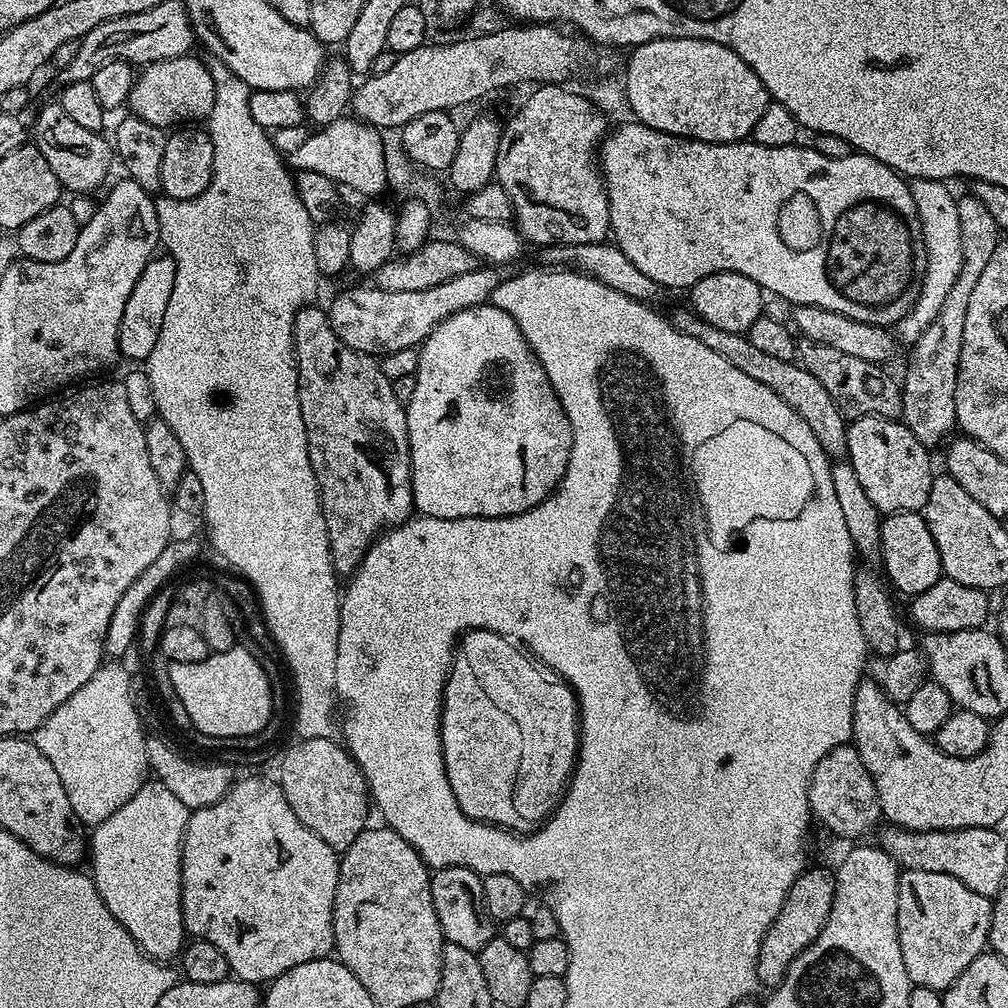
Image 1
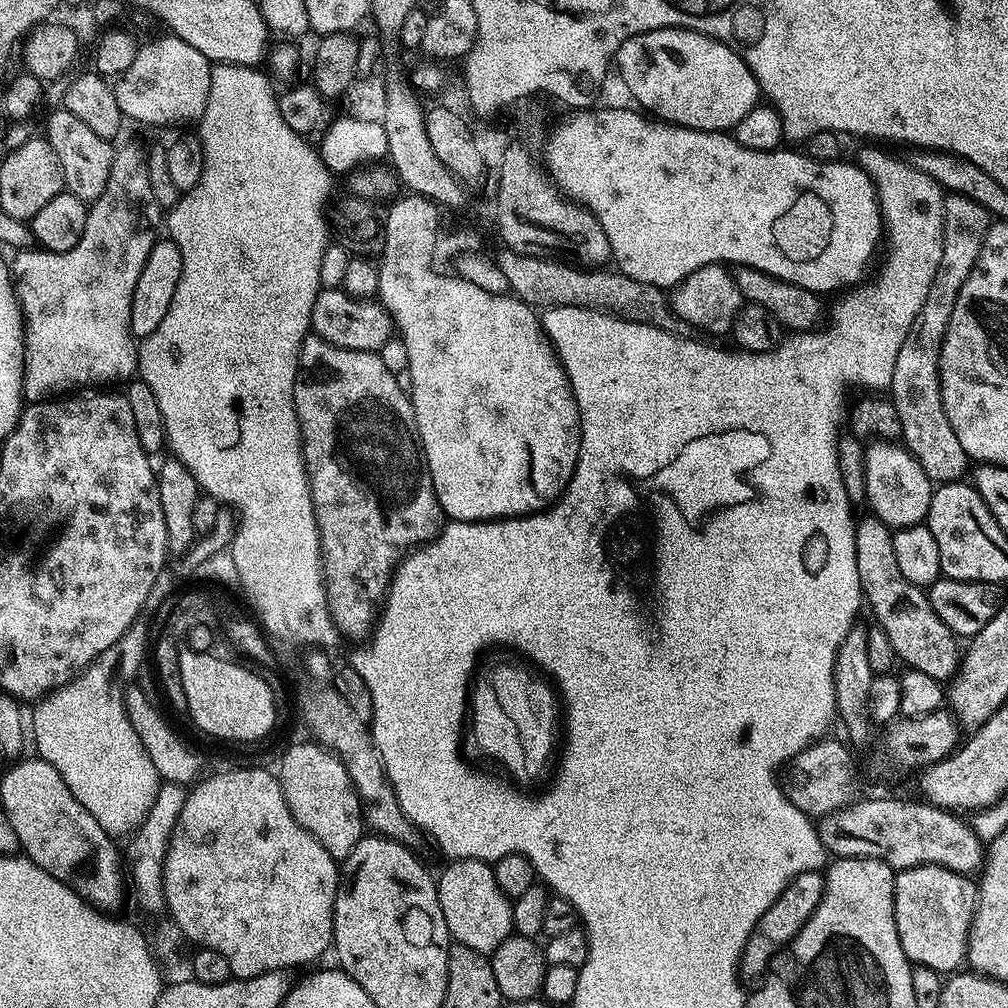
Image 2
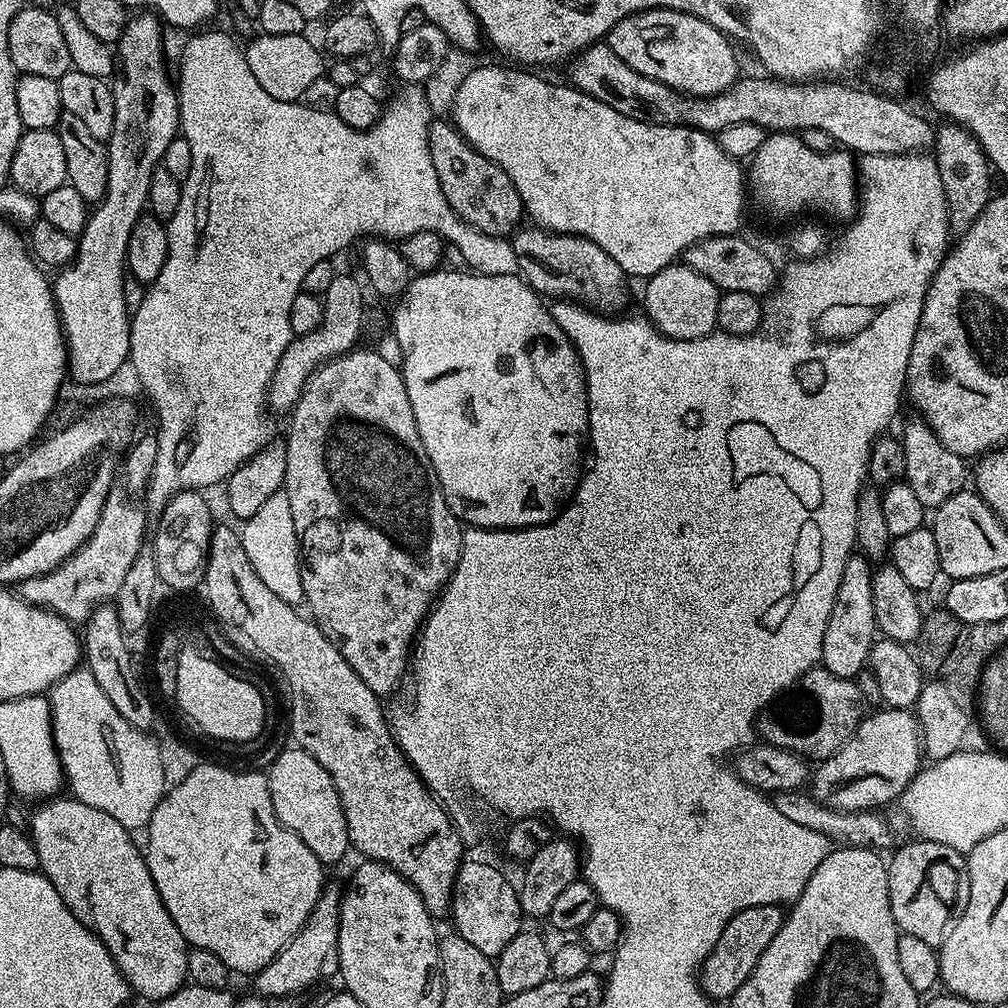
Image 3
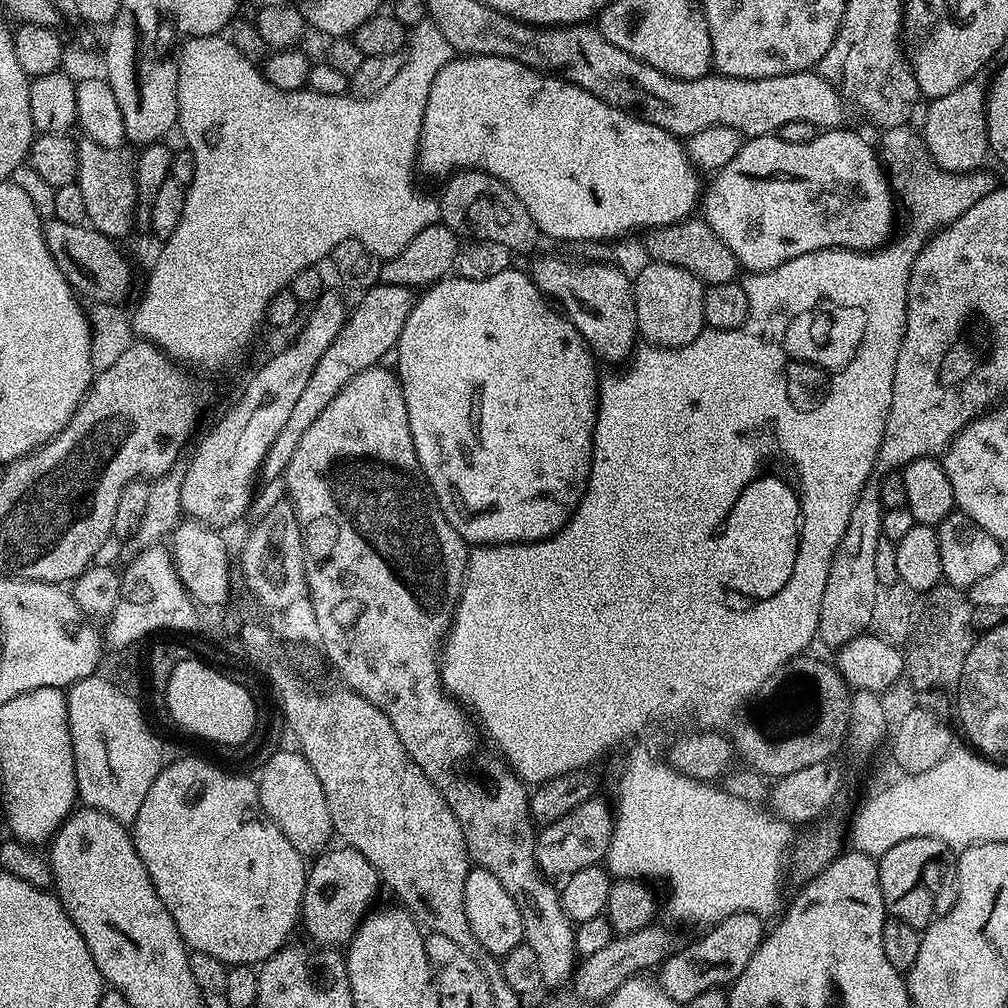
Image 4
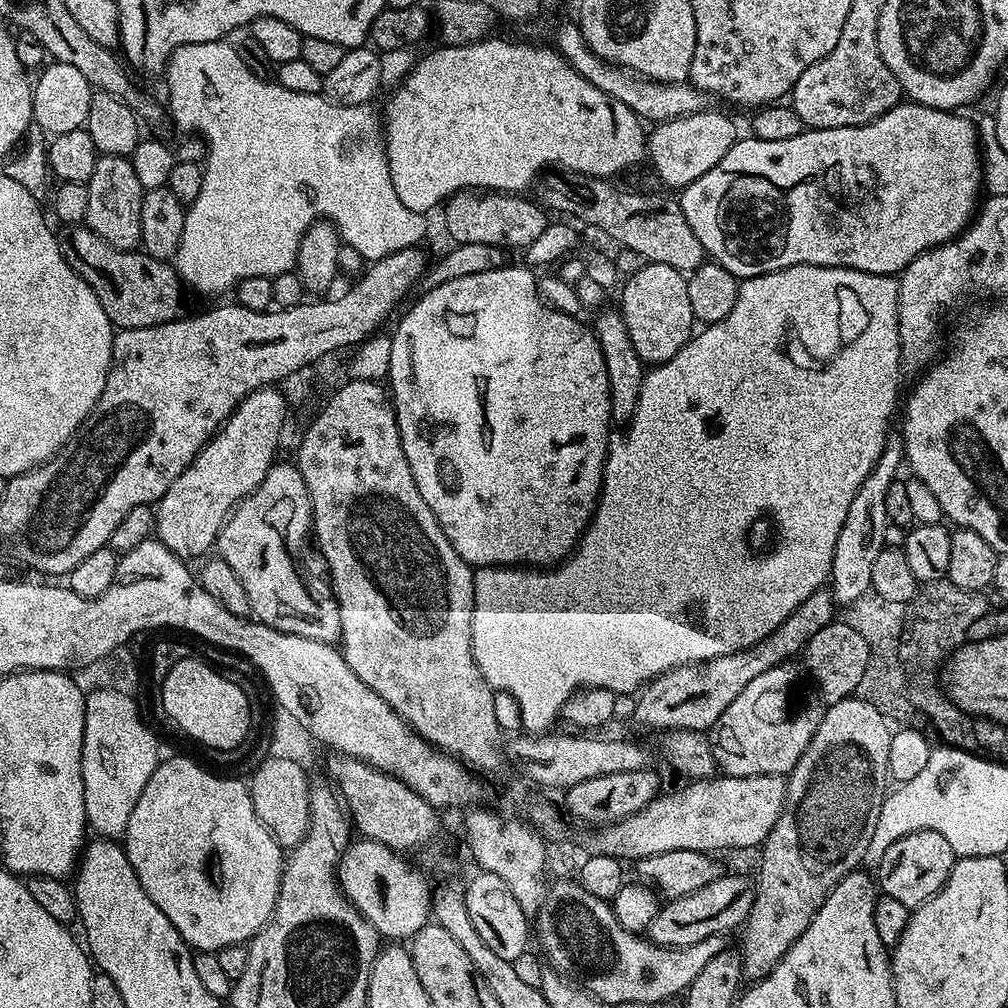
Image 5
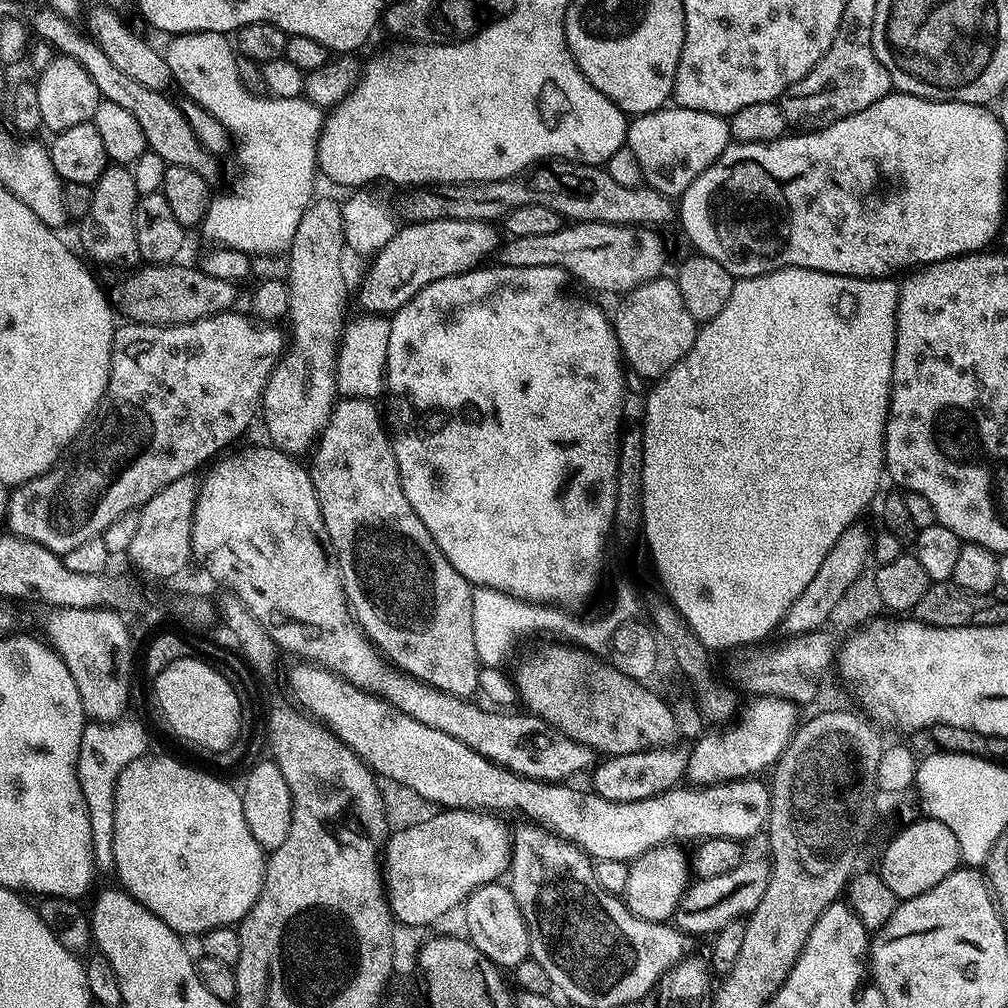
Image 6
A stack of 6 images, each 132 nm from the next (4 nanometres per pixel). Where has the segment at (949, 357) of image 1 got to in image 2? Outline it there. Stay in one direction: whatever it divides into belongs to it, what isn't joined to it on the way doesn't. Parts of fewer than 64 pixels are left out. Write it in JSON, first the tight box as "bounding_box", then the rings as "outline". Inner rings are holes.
{"bounding_box":[890,195,990,485],"outline":[[[945,195],[942,262],[938,262],[934,282],[930,282],[930,290],[926,294],[926,302],[922,302],[922,310],[918,310],[918,318],[914,318],[914,326],[910,326],[910,334],[906,334],[906,342],[902,342],[902,350],[898,350],[898,358],[894,361],[890,399],[894,410],[898,410],[898,422],[902,422],[900,440],[916,459],[918,466],[922,466],[922,470],[937,485],[963,481],[964,471],[970,467],[966,450],[962,450],[962,442],[958,442],[958,434],[954,434],[954,426],[950,426],[950,418],[946,418],[946,410],[942,406],[940,343],[944,340],[950,310],[954,308],[958,290],[978,262],[989,223],[990,213],[969,196]]]}

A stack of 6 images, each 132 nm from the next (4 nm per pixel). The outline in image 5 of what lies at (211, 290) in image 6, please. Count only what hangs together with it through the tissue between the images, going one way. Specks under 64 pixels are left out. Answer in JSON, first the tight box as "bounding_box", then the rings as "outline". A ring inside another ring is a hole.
{"bounding_box":[56,224,185,329],"outline":[[[84,224],[63,225],[56,232],[56,241],[68,265],[83,278],[90,290],[94,290],[94,294],[98,294],[106,318],[110,318],[117,329],[158,326],[181,315],[180,303],[184,300],[185,289],[169,261],[148,256],[142,250],[121,252],[98,238],[98,234]]]}

